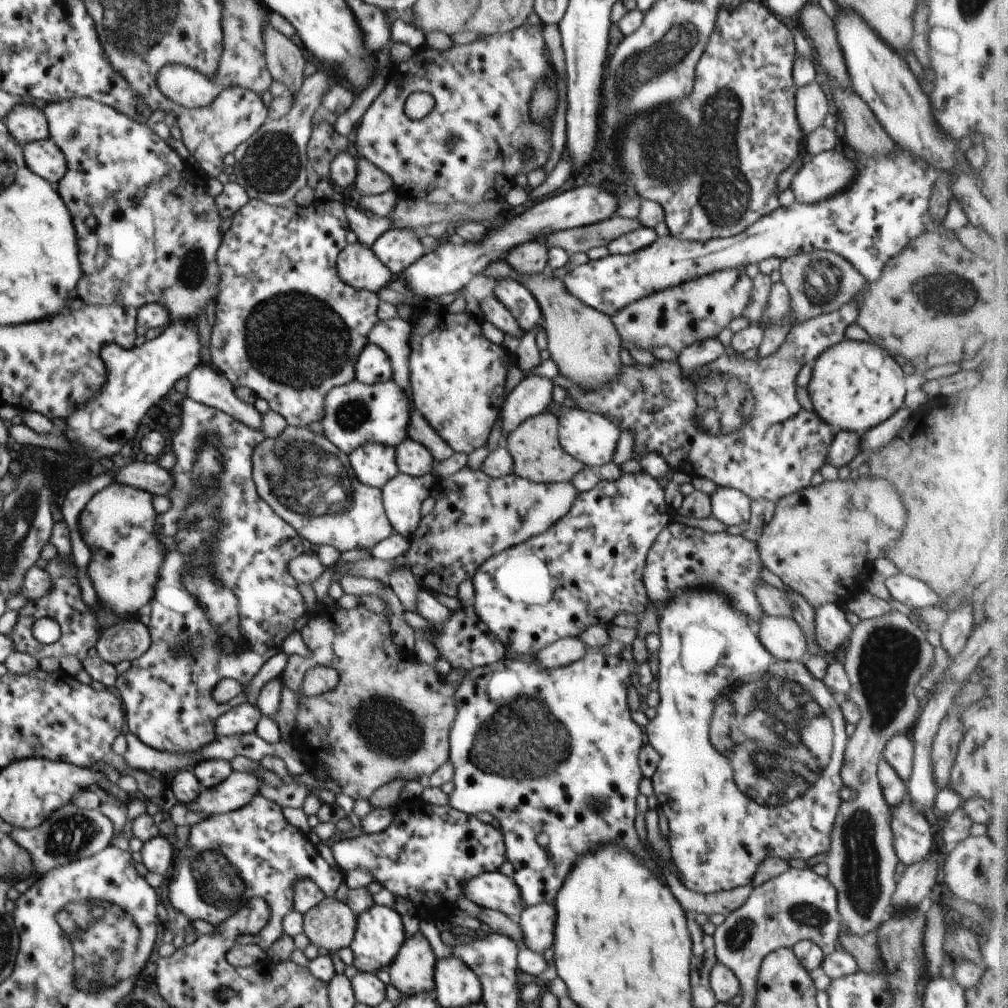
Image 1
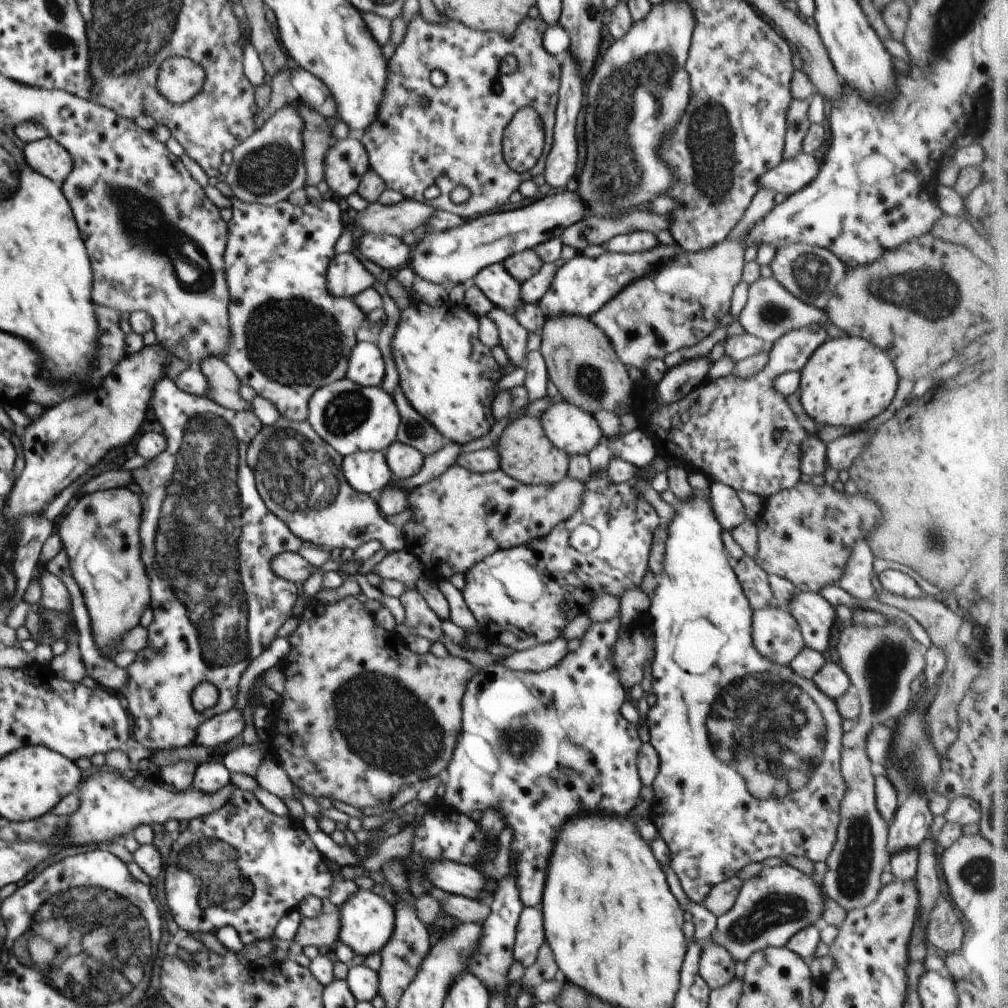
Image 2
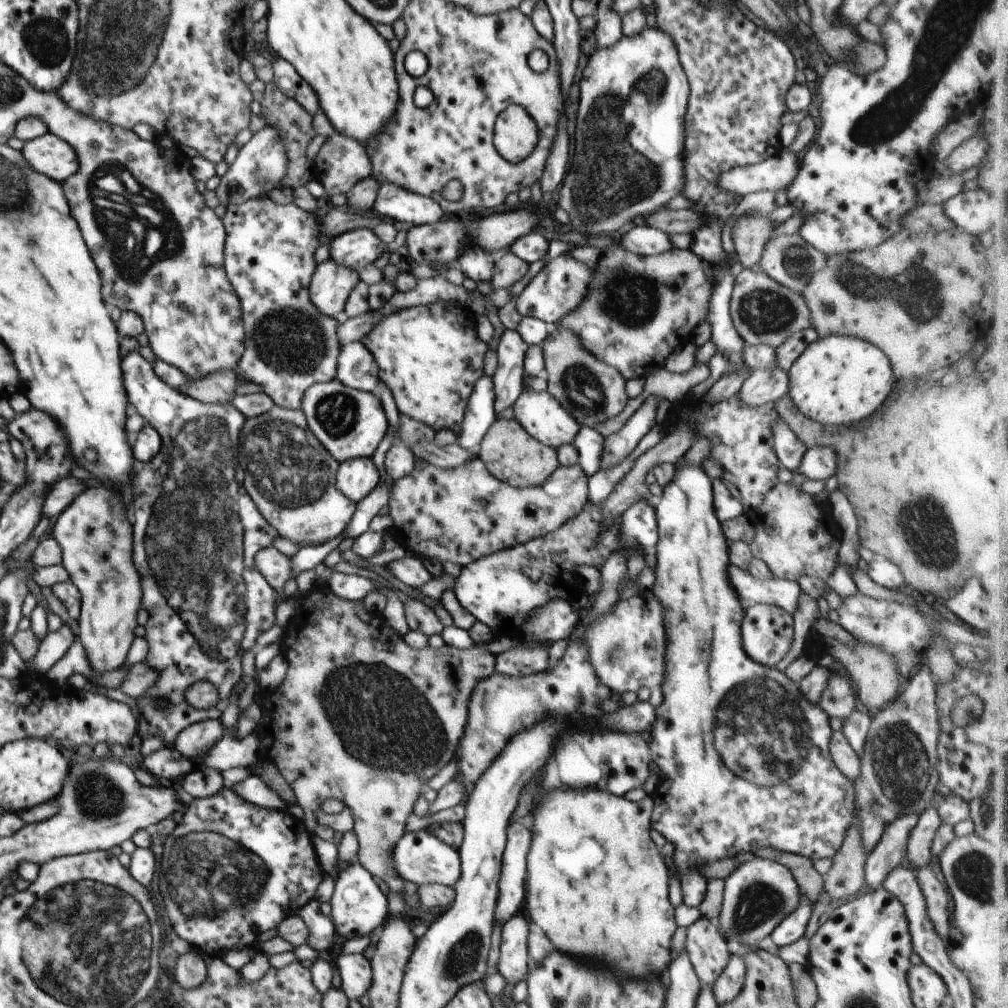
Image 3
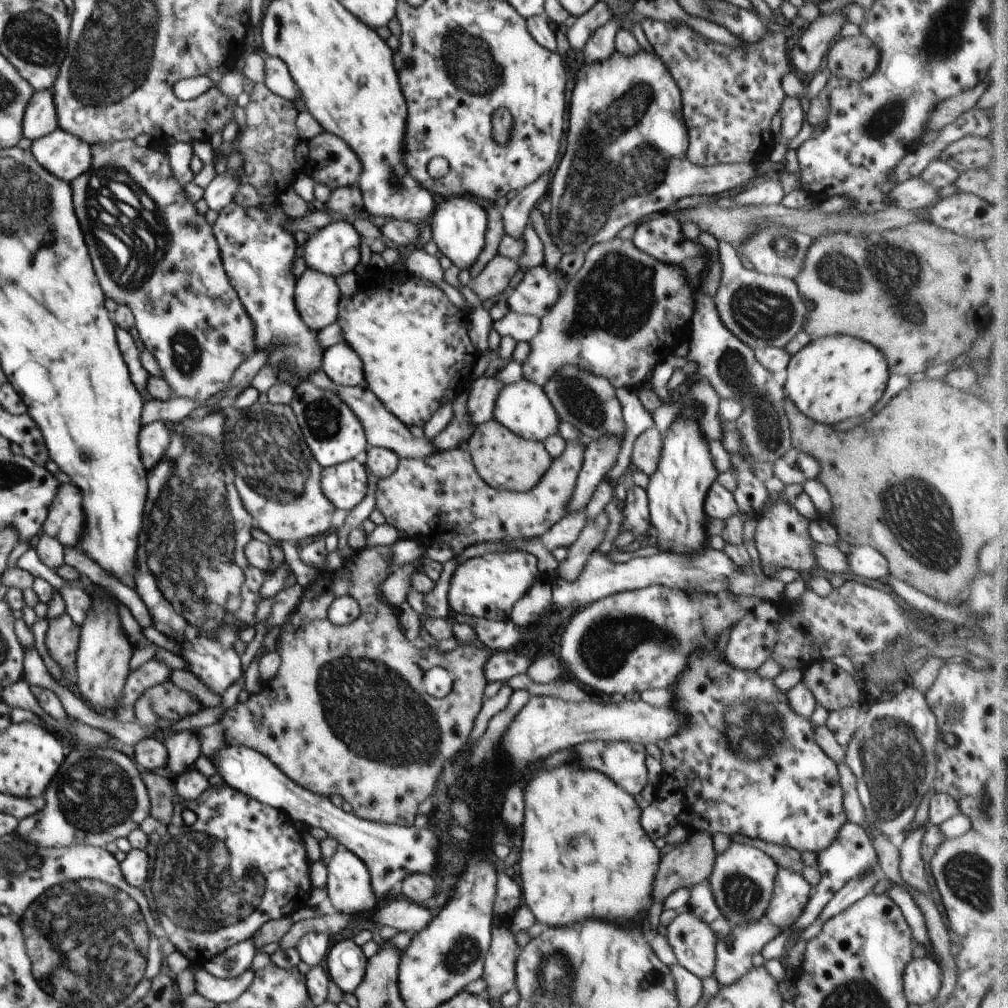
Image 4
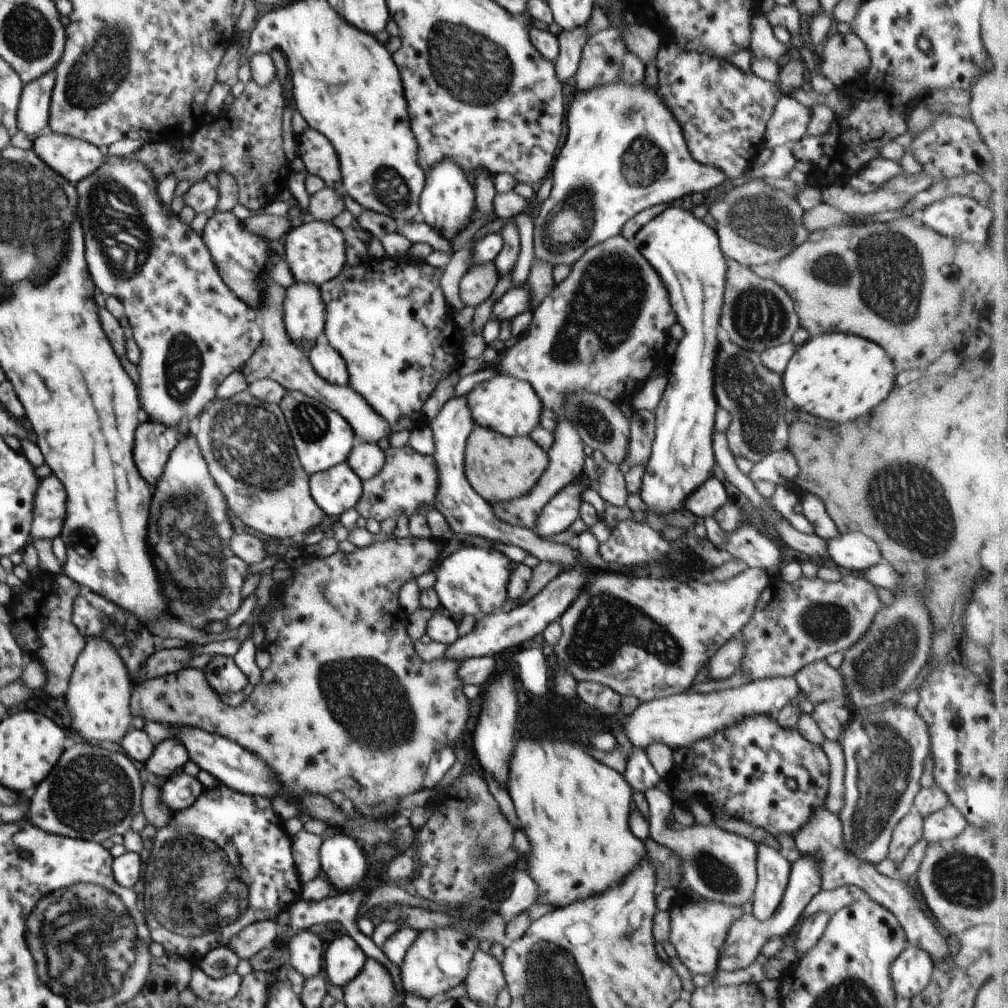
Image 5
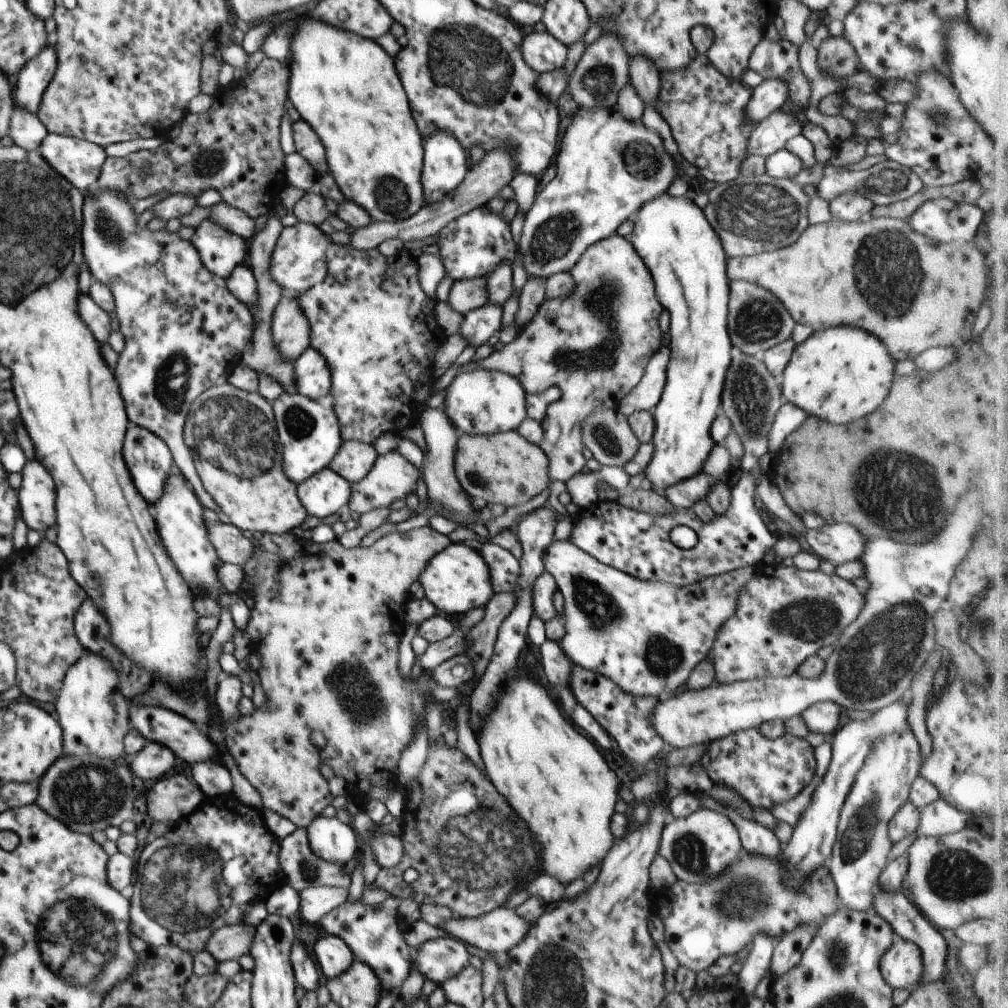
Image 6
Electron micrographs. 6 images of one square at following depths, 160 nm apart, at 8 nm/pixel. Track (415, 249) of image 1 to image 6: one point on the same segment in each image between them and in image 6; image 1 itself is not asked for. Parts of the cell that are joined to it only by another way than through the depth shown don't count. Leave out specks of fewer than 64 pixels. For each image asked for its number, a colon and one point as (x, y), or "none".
2: (388, 251)
3: (356, 249)
4: (335, 250)
5: (315, 251)
6: (298, 262)

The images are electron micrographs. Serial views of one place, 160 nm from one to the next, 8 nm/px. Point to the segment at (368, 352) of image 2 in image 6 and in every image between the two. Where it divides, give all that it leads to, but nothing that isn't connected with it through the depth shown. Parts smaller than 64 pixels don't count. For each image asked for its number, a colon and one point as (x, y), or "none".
3: (356, 367)
4: (341, 362)
5: (326, 361)
6: (313, 380)

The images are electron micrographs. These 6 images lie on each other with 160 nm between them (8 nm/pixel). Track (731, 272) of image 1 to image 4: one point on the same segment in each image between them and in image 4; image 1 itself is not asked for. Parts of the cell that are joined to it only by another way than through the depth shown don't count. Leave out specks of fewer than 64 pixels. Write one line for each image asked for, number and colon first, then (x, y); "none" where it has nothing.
2: (679, 303)
3: (638, 309)
4: (624, 312)

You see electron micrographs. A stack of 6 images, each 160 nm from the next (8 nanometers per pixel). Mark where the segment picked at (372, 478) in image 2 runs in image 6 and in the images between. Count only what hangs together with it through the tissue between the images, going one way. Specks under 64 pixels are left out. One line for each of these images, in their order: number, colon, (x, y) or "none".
3: (356, 478)
4: (345, 484)
5: (335, 490)
6: (322, 494)

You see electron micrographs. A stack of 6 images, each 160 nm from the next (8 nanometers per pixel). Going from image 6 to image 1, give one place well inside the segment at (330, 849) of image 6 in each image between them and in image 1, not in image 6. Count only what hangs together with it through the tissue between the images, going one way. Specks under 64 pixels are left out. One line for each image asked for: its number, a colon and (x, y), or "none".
1: (379, 935)
2: (367, 921)
3: (358, 906)
4: (349, 887)
5: (343, 863)

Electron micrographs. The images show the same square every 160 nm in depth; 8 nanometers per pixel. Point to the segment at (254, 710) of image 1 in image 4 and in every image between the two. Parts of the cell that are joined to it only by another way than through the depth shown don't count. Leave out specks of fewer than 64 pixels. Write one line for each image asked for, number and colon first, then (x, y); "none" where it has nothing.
2: (221, 728)
3: (195, 741)
4: (184, 748)

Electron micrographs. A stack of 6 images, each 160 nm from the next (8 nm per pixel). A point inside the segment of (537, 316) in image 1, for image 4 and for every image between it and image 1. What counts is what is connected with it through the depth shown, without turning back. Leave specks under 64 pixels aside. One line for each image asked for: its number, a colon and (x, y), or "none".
2: (495, 281)
3: (476, 264)
4: (459, 224)

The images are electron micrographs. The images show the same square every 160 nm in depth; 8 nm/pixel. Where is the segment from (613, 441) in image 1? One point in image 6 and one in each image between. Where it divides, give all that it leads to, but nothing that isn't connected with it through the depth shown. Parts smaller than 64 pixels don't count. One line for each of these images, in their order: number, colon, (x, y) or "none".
2: (574, 430)
3: (544, 418)
4: (524, 408)
5: (507, 405)
6: (483, 402)

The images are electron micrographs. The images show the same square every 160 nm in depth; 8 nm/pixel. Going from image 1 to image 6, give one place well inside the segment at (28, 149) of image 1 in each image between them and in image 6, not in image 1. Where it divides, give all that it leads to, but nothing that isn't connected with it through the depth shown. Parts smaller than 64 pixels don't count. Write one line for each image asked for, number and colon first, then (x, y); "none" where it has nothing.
2: (48, 157)
3: (50, 155)
4: (64, 155)
5: (73, 158)
6: (80, 161)

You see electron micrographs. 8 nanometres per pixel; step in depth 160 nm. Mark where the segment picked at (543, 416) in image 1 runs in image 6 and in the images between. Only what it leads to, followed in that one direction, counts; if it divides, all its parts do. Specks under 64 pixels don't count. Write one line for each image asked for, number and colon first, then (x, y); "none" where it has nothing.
2: (526, 453)
3: (514, 457)
4: (504, 460)
5: (499, 468)
6: (504, 468)

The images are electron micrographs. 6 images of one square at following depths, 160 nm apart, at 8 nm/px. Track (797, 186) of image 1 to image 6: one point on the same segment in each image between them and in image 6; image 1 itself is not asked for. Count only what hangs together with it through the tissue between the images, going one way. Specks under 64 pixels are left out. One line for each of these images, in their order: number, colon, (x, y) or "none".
2: (791, 175)
3: (777, 172)
4: (626, 158)
5: (625, 151)
6: (607, 167)

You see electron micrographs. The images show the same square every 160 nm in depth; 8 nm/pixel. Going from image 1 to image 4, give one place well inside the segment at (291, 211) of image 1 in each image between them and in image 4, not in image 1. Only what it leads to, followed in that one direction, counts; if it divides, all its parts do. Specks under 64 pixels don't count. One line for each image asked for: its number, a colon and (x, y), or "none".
2: (289, 335)
3: (269, 251)
4: (258, 252)

